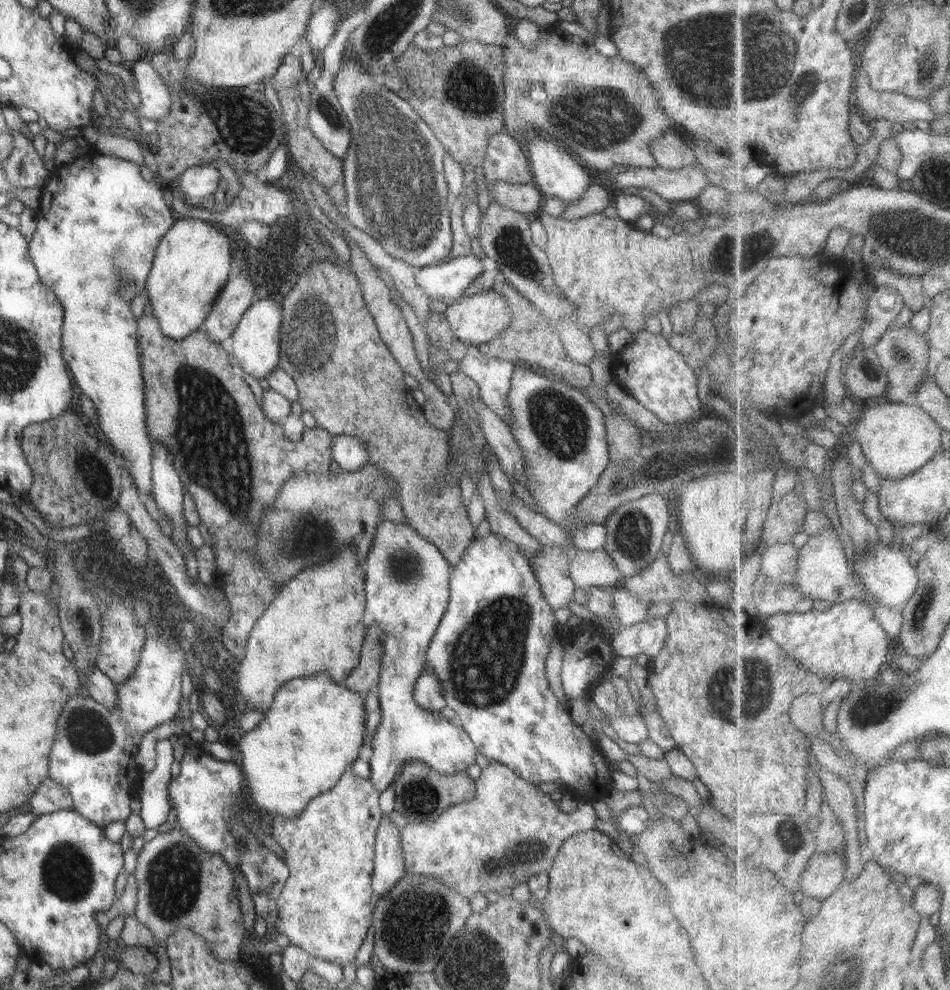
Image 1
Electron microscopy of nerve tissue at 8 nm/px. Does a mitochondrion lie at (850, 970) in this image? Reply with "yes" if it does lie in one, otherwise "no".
yes

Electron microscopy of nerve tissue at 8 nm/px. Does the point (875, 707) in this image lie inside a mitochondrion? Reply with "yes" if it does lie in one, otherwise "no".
yes

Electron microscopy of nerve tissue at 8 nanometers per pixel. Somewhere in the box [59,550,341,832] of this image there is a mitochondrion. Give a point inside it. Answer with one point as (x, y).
(87, 731)

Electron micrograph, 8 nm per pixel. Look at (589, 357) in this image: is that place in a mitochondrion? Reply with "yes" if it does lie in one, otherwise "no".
no

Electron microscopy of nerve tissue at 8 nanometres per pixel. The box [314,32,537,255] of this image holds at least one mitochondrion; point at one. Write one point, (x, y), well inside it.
(477, 94)

